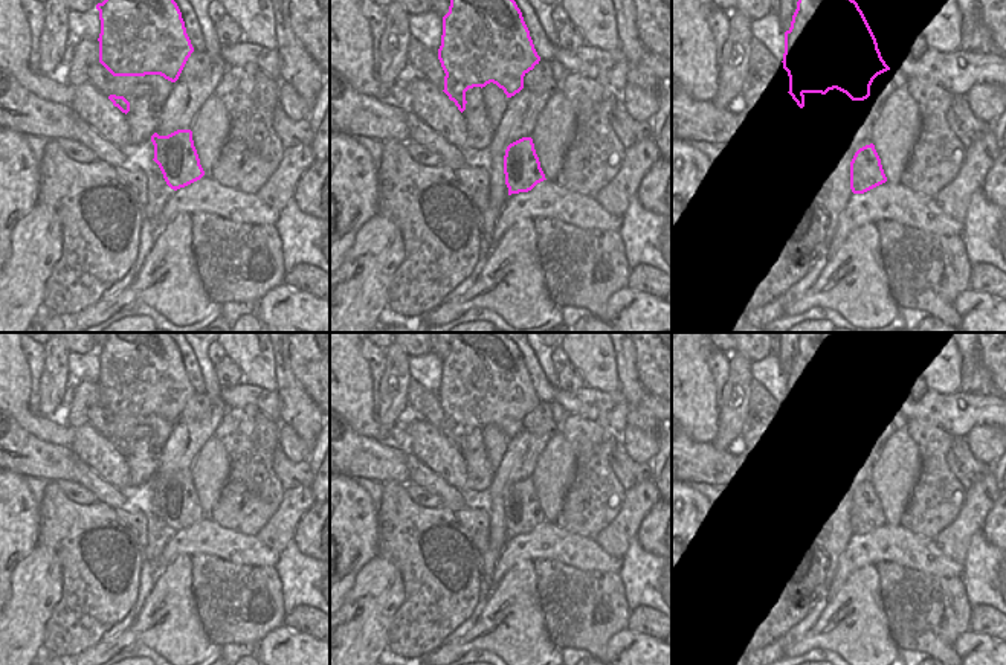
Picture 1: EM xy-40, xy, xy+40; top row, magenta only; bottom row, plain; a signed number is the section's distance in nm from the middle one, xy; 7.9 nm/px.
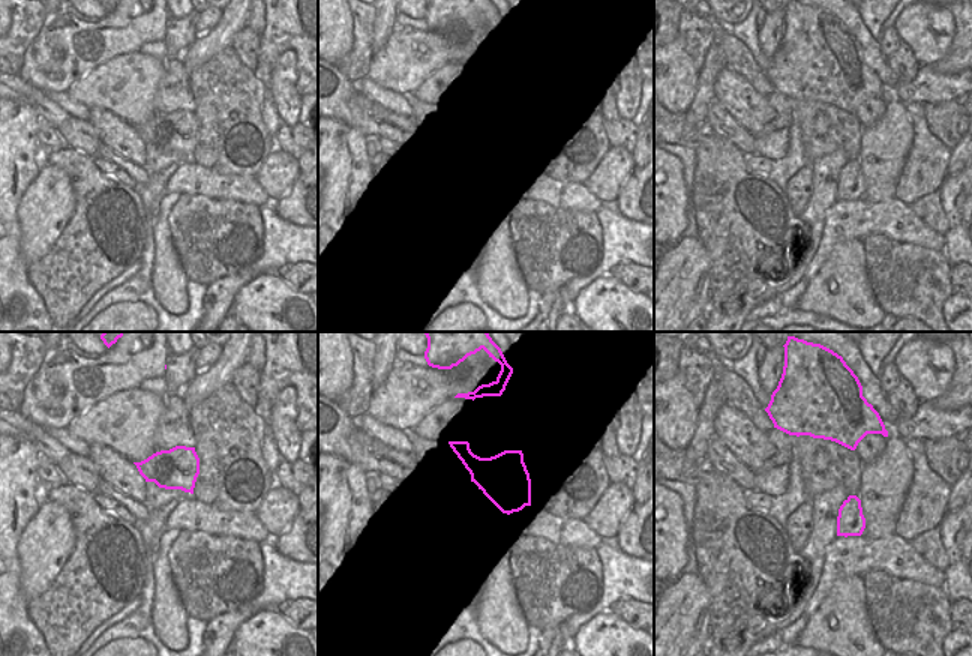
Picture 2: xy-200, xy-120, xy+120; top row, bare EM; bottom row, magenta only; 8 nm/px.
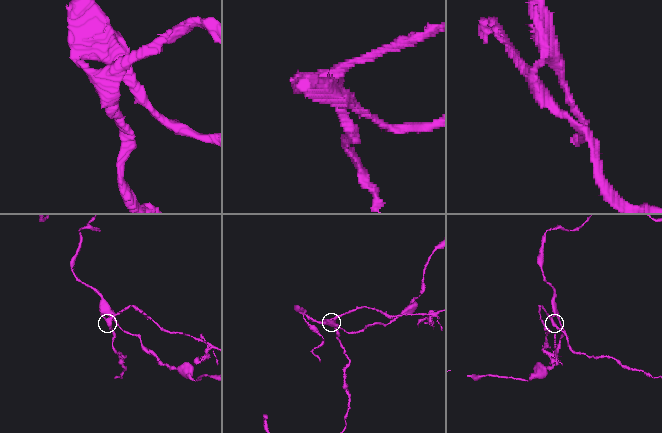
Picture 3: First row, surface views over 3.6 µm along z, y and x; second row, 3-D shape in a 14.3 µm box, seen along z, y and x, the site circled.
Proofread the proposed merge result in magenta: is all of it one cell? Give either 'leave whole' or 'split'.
split

